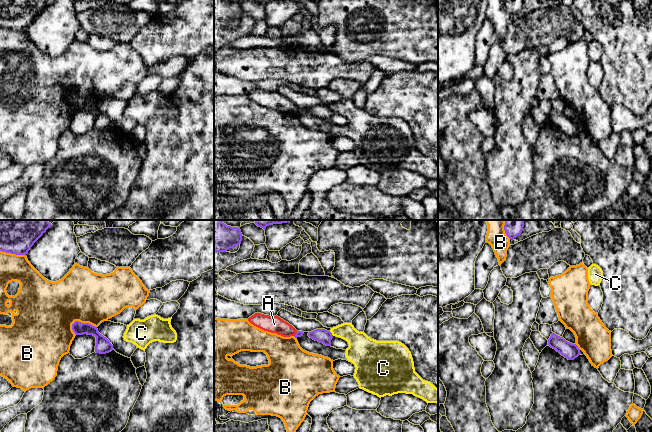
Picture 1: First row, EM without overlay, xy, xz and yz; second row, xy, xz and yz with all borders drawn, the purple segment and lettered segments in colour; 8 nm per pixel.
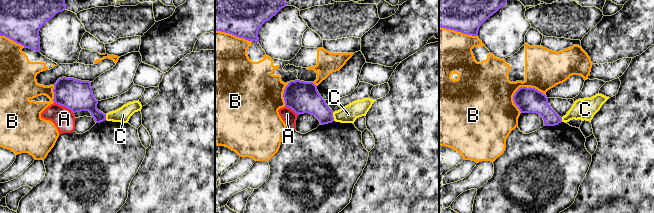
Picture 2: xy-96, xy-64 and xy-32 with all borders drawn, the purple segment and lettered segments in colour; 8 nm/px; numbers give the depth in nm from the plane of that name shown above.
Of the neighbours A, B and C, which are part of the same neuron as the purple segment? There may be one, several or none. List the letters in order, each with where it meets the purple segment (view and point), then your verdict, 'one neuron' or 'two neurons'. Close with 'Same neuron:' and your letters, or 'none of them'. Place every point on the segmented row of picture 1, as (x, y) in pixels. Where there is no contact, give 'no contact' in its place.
A: xz (295, 334) | two neurons
B: xy (84, 323) | two neurons
C: xz (331, 333) | two neurons
Same neuron: none of them

